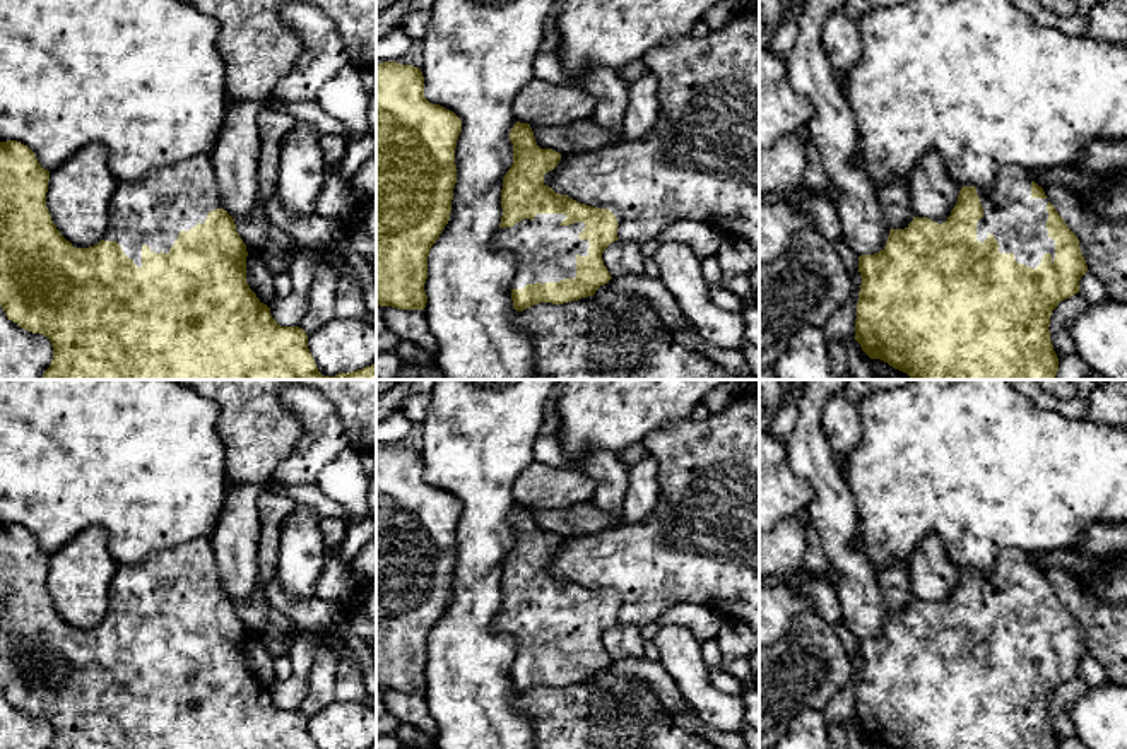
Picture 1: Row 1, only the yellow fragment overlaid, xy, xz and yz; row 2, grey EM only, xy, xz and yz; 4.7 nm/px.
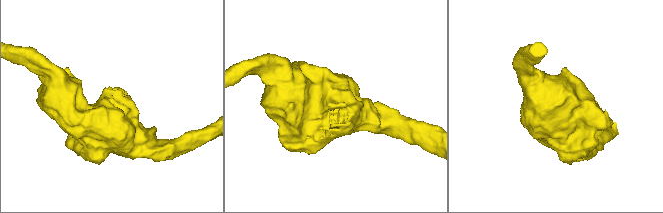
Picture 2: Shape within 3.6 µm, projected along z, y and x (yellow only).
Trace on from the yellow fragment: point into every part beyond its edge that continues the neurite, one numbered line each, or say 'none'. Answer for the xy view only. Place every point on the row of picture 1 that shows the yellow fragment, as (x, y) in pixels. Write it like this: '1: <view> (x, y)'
1: xy (153, 211)

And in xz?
1: xz (546, 252)

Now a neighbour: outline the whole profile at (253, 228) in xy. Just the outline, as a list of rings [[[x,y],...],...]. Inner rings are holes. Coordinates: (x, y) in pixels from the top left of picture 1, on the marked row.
[[[255,205],[250,214],[234,217],[236,231],[250,251],[263,253],[268,241],[270,221],[265,209]]]

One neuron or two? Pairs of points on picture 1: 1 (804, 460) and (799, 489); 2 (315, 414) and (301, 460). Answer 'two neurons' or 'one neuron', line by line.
1: two neurons
2: one neuron

